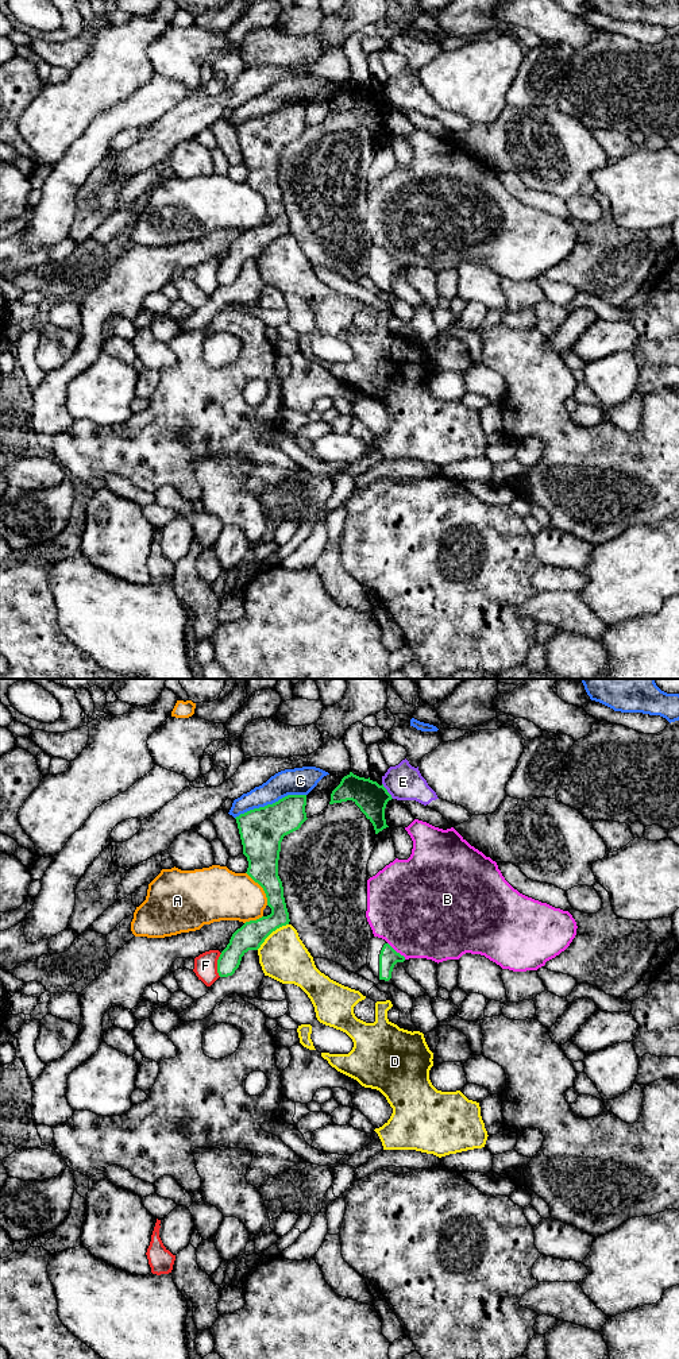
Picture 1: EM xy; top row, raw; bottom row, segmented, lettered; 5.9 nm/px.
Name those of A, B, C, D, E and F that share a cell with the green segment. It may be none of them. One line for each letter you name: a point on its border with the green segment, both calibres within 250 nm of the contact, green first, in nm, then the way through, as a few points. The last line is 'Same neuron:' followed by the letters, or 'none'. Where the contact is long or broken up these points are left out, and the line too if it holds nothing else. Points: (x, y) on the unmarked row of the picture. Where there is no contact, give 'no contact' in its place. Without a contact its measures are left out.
Same neuron: none

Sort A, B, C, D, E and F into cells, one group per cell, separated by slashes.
A / B / C / D / E / F

